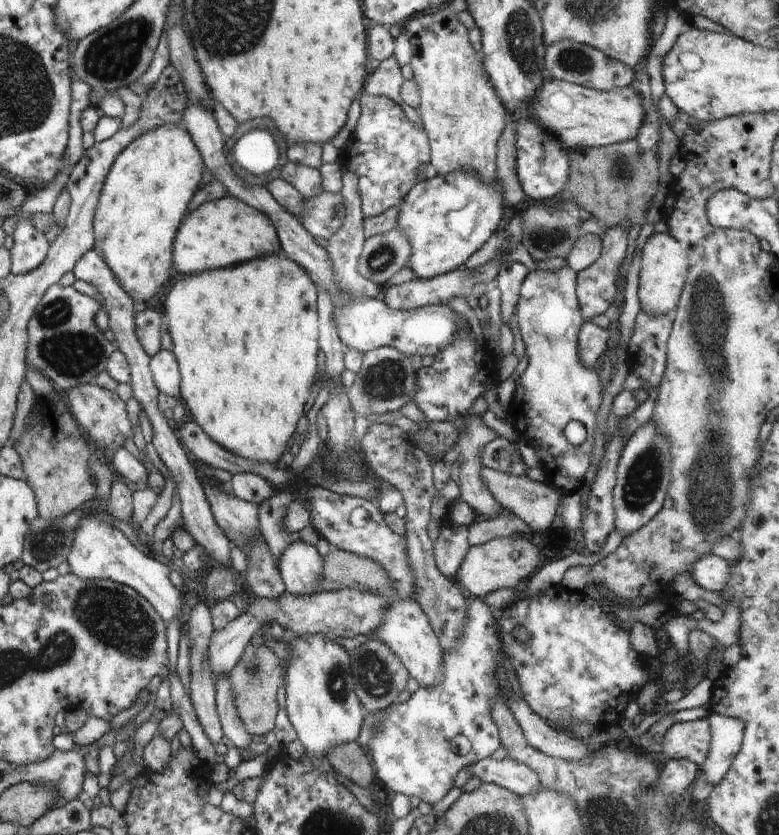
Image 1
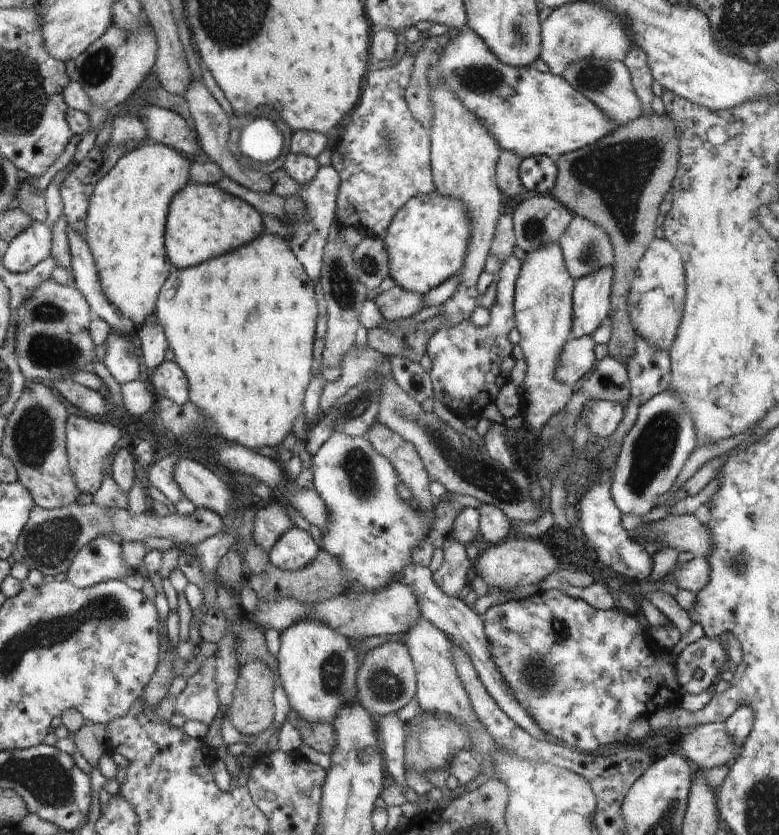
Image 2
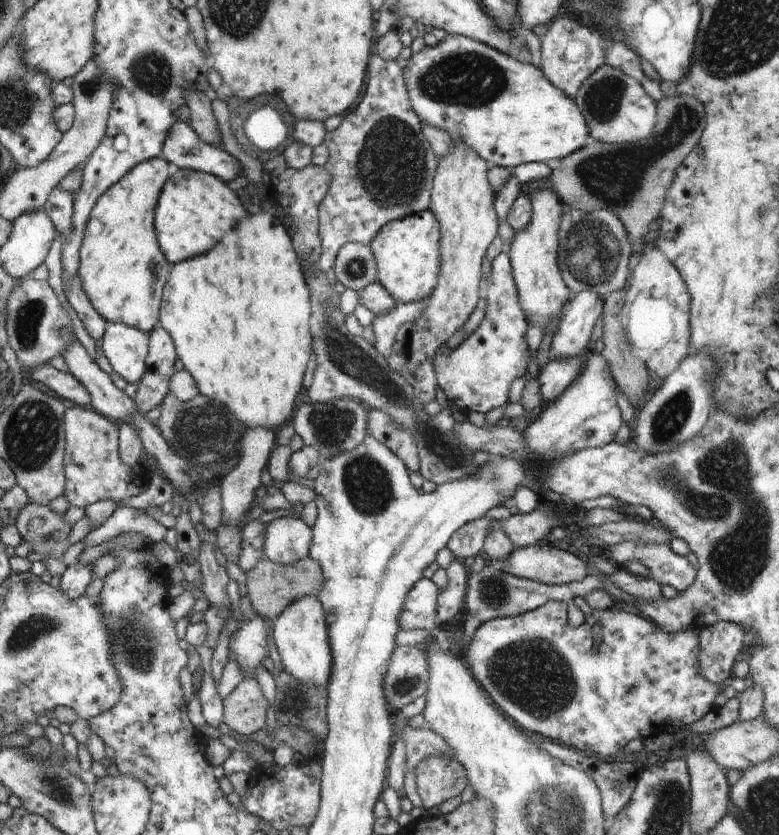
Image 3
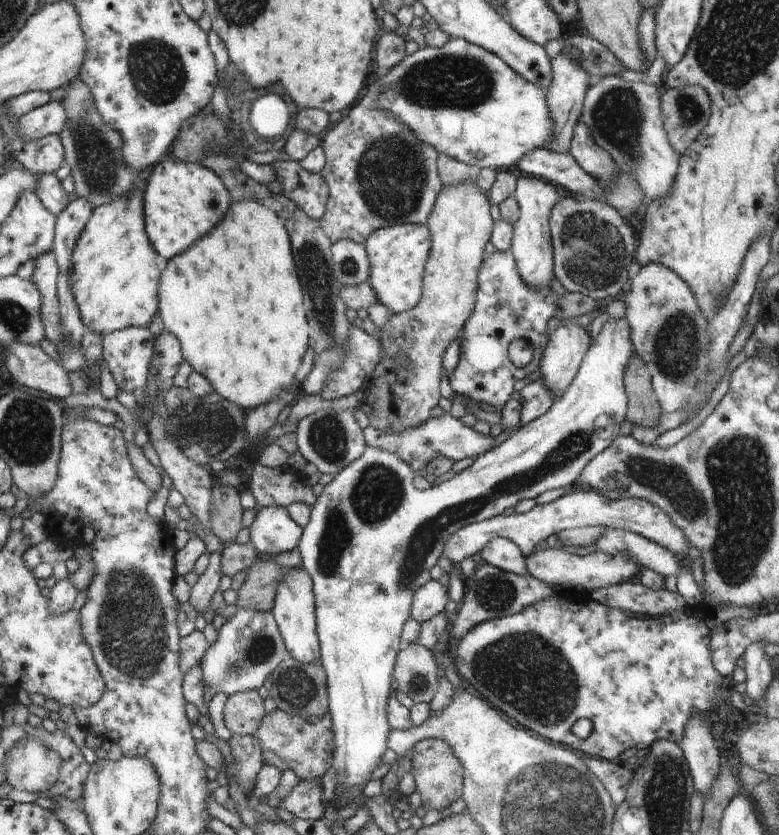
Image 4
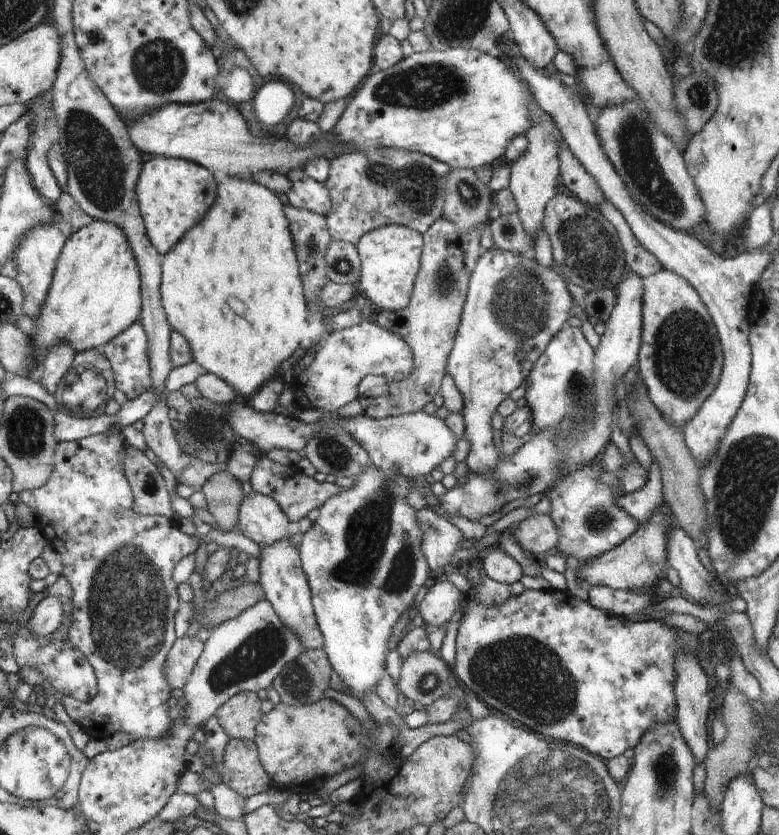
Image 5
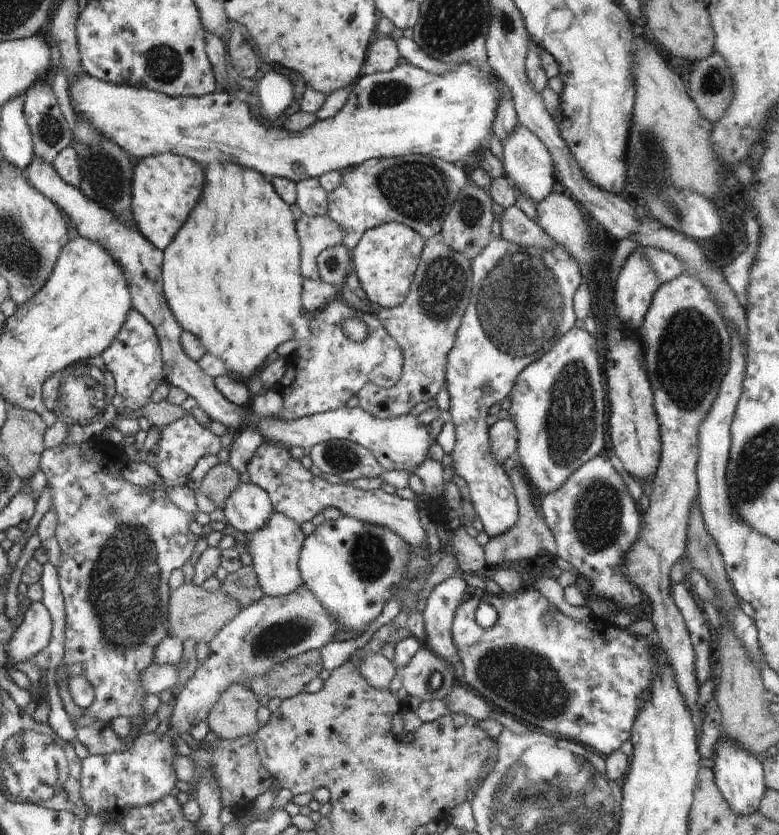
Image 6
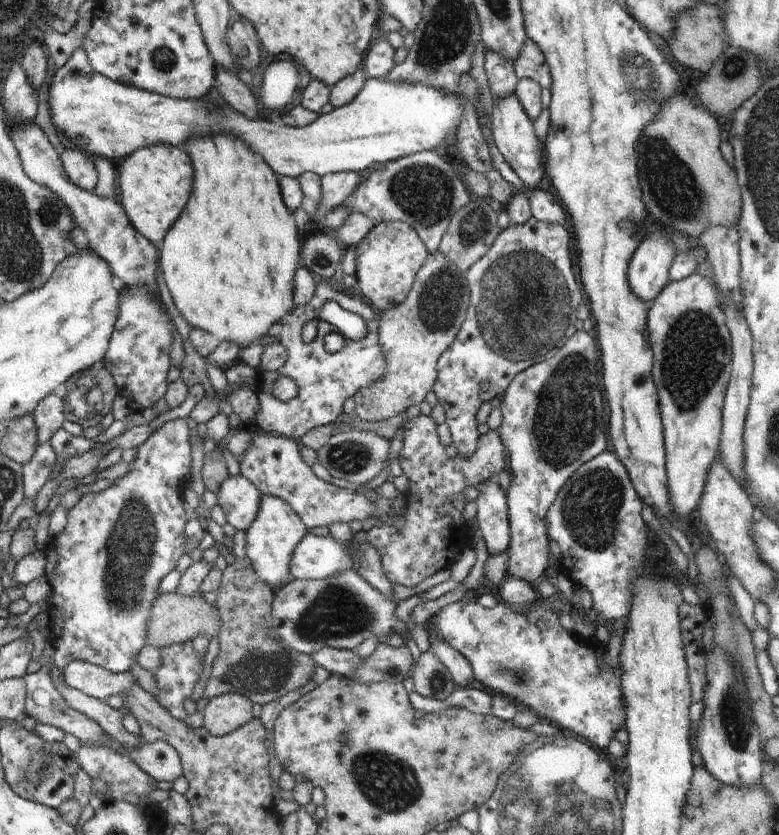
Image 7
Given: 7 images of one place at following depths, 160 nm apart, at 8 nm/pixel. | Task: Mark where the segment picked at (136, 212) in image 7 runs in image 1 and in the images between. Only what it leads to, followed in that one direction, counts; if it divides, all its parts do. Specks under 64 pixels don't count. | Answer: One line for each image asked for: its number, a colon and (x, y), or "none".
1: (223, 232)
2: (203, 222)
3: (195, 209)
4: (183, 201)
5: (173, 194)
6: (165, 187)

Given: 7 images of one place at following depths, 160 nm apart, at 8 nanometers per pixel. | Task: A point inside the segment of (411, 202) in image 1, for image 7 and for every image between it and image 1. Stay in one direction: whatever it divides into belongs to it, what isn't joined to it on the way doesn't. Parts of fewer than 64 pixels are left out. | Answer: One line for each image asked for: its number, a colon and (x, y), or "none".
2: (427, 241)
3: (406, 251)
4: (397, 254)
5: (390, 256)
6: (386, 258)
7: (387, 259)

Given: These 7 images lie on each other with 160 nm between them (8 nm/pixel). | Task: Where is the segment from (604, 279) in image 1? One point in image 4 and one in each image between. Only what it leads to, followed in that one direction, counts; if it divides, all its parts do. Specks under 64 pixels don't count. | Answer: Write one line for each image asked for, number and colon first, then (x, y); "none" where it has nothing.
2: (592, 295)
3: (572, 337)
4: (567, 345)

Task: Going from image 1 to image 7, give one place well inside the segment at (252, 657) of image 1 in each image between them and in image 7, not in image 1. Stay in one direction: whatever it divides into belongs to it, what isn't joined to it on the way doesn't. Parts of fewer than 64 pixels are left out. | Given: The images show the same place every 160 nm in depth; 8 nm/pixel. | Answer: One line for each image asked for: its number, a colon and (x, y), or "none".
2: (252, 711)
3: (245, 710)
4: (243, 711)
5: (239, 717)
6: (235, 715)
7: (222, 715)

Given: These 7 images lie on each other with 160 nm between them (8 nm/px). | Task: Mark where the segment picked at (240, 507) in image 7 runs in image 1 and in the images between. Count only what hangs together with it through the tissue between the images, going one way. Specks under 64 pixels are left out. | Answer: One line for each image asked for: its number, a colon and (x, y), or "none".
1: (300, 565)
2: (295, 549)
3: (288, 540)
4: (273, 532)
5: (260, 518)
6: (248, 508)

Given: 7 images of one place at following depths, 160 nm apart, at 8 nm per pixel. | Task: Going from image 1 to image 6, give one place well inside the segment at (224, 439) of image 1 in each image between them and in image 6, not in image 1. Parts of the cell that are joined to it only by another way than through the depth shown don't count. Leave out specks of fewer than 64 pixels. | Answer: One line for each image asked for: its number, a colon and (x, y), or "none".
2: (242, 327)
3: (239, 315)
4: (233, 300)
5: (242, 250)
6: (231, 277)

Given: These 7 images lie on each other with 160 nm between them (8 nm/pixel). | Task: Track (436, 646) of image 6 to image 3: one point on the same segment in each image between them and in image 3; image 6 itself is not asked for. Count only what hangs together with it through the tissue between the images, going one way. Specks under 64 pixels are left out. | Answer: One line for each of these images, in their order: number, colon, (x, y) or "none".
3: (420, 609)
4: (429, 600)
5: (436, 605)

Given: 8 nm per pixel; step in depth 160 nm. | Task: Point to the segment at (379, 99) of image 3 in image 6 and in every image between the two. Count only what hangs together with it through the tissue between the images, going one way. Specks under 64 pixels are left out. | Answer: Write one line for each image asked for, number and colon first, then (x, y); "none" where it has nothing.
4: (379, 174)
5: (368, 190)
6: (417, 191)

